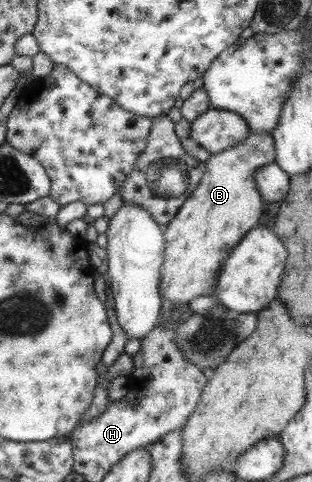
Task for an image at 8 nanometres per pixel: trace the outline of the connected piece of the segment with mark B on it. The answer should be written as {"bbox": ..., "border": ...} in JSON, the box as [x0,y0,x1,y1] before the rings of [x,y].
{"bbox":[158,131,274,306],"border":[[[266,131],[250,133],[222,152],[204,161],[200,183],[180,205],[174,218],[163,229],[164,249],[158,296],[179,306],[198,296],[215,292],[218,270],[234,246],[262,214],[263,200],[254,183],[254,170],[274,163],[272,135]]]}

